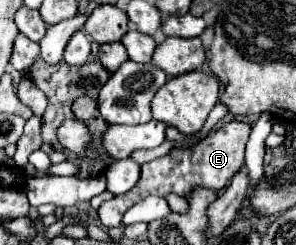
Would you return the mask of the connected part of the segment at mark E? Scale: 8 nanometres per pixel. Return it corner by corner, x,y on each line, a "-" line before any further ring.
224,122
218,130
212,130
202,142
198,142
192,148
172,148
168,154
164,154
162,158
156,158
148,164
142,166
140,172
140,180
138,184
120,194
114,196
112,200
104,202
98,208
98,218
106,228
118,228
122,226
122,216
128,208
132,208
132,204
144,200
146,196
168,196
170,192
188,198
190,192
194,188
208,188
208,190
222,190
232,176
244,166
244,146
248,142
250,136
250,126
246,122

